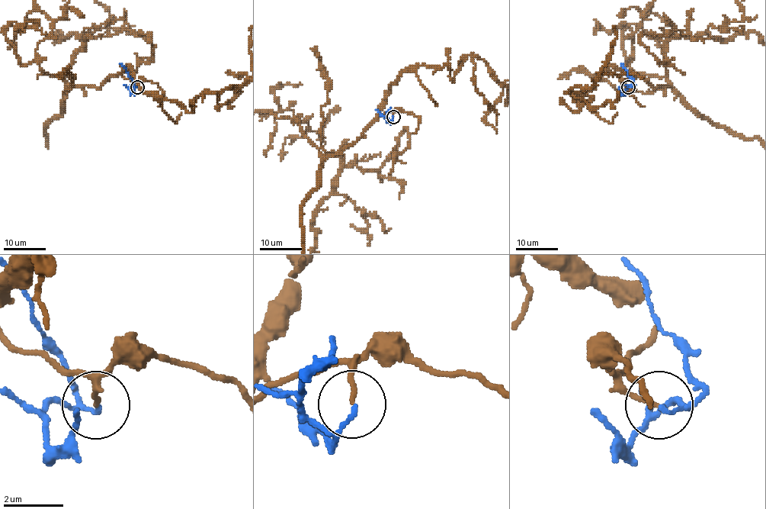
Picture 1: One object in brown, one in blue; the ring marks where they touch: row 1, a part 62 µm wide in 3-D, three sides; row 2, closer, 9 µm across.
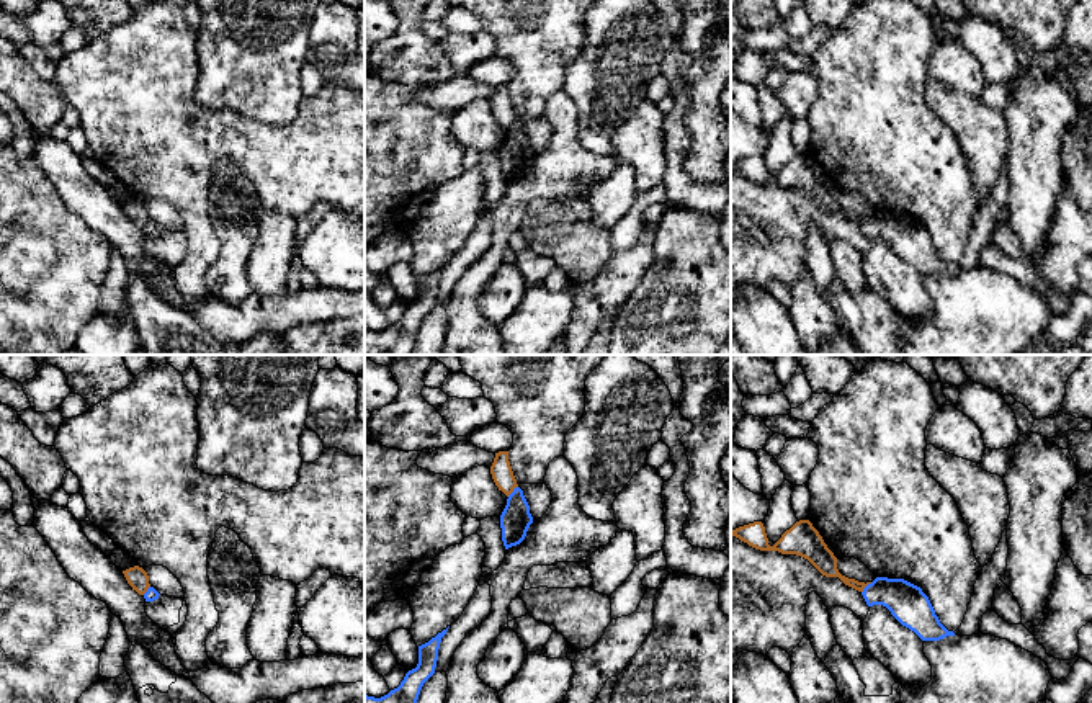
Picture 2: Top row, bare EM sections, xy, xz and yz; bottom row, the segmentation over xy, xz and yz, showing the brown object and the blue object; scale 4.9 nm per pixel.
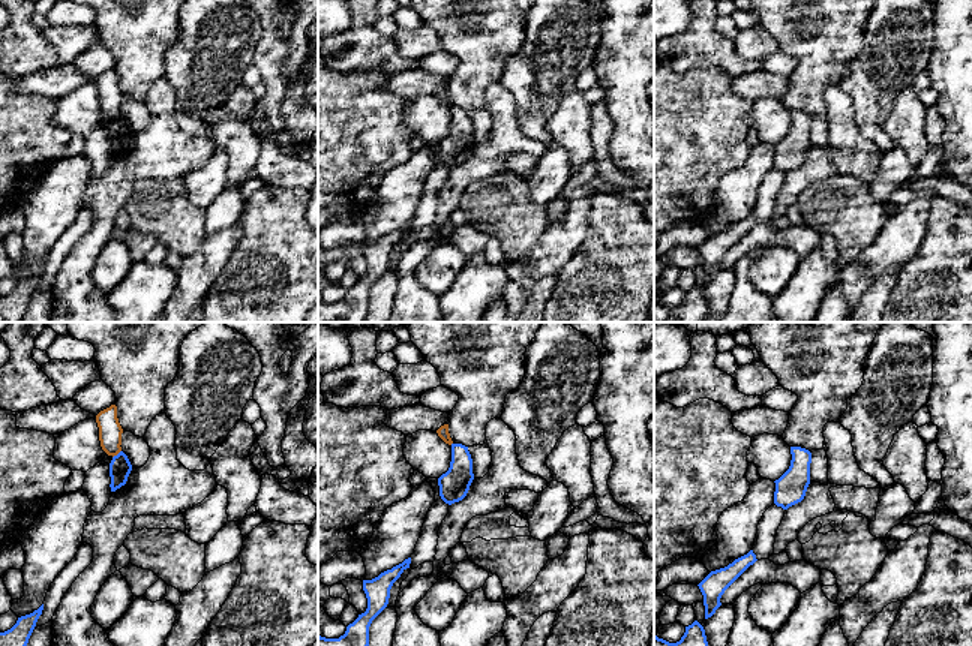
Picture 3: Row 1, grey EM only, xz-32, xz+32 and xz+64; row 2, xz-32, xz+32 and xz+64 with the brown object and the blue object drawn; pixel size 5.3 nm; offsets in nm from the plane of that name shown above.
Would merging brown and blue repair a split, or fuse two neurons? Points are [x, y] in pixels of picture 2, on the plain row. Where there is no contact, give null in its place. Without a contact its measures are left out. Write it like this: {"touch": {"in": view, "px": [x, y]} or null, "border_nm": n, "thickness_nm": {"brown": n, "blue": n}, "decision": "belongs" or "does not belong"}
{"touch": {"in": "xz", "px": [512, 125]}, "border_nm": 80, "thickness_nm": {"brown": 110, "blue": 150}, "decision": "does not belong"}

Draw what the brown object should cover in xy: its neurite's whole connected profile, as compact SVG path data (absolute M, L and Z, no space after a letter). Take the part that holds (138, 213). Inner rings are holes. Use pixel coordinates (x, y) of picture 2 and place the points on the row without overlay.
M139 199L123 204L123 208L132 224L136 224L139 229L144 229L150 221L147 206Z

